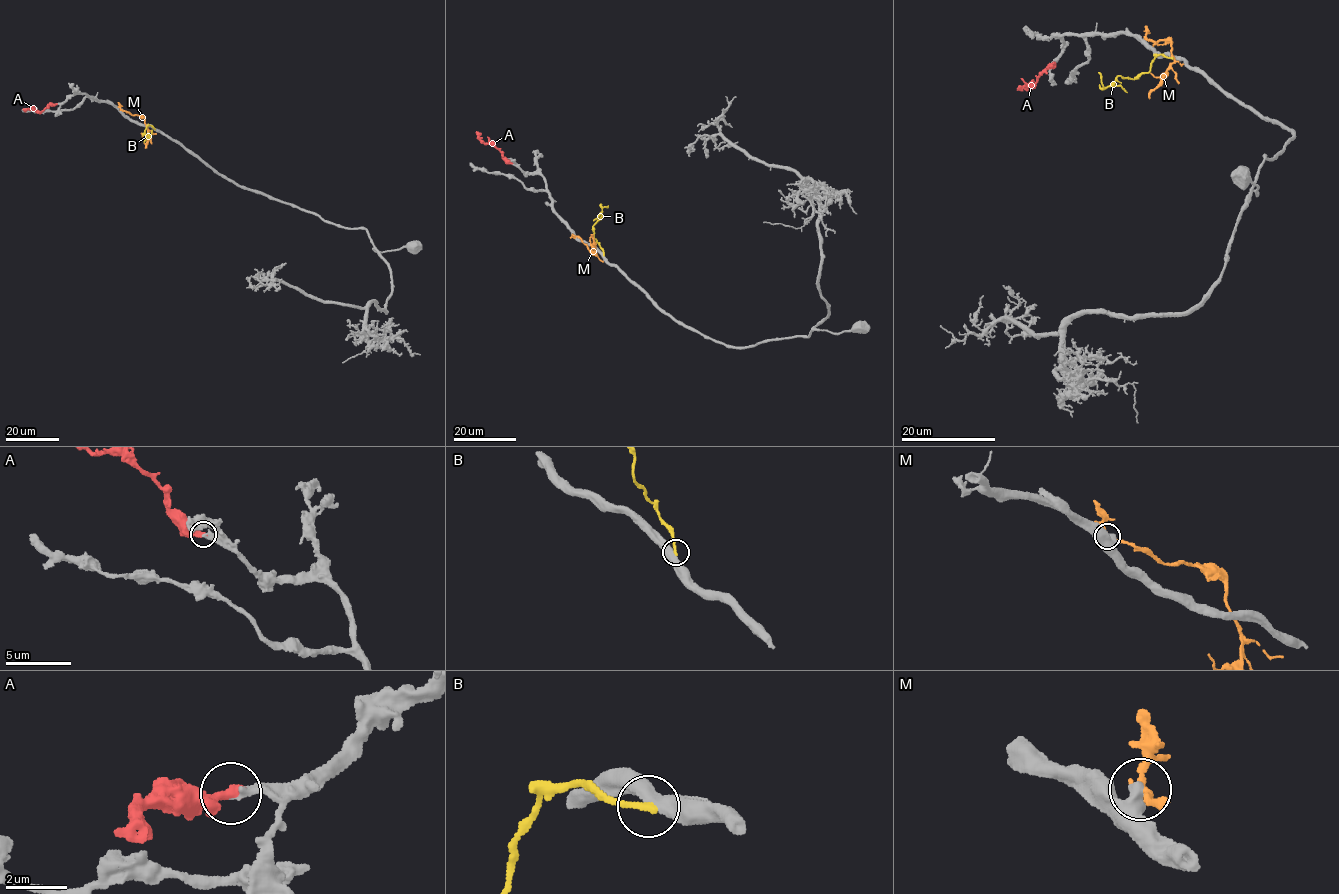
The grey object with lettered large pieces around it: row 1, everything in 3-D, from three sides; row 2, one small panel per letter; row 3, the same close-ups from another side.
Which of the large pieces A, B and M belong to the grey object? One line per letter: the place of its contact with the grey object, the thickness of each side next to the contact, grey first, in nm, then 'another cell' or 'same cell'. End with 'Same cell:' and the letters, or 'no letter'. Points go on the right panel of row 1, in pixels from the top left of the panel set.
A: meets grey at (1053, 63); 320 nm thick on the grey side, 400 nm on the other; same cell
B: meets grey at (1171, 58); 480 nm thick on the grey side, 240 nm on the other; another cell
M: meets grey at (1145, 38); 600 nm thick on the grey side, 240 nm on the other; another cell
Same cell: A

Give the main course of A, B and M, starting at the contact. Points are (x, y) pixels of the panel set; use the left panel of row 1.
A: (56, 104), (50, 103), (40, 111), (23, 108)
B: (154, 129), (149, 125), (143, 134), (148, 133), (149, 137), (151, 130)
M: (120, 109), (144, 119), (148, 131), (145, 148)

